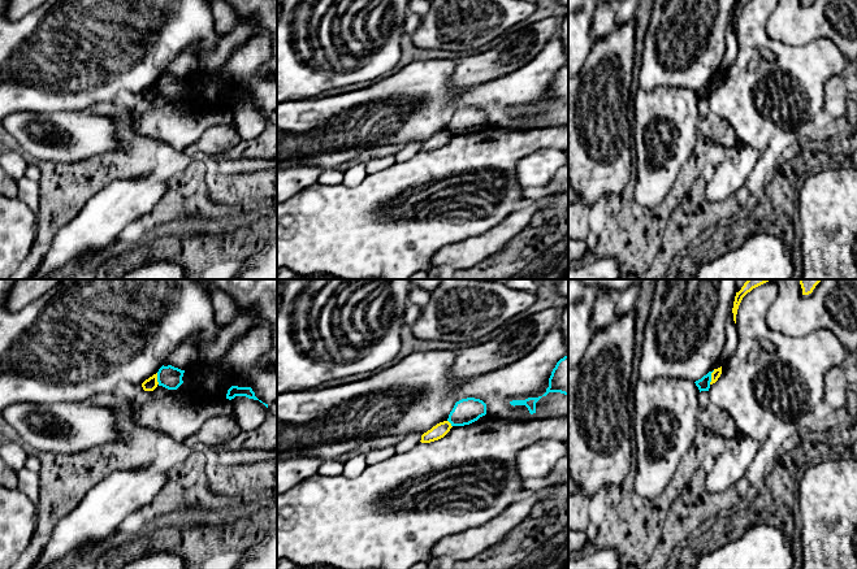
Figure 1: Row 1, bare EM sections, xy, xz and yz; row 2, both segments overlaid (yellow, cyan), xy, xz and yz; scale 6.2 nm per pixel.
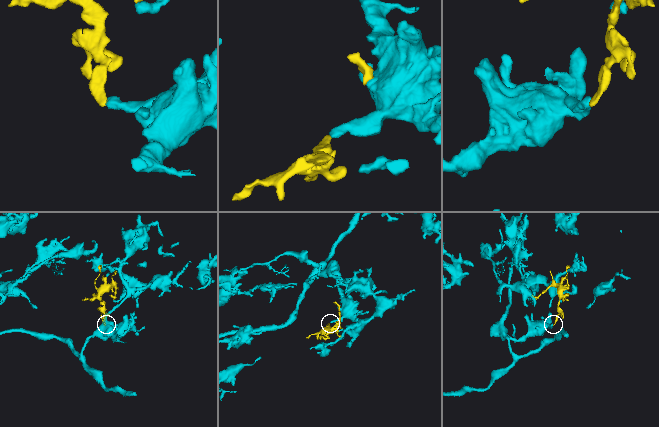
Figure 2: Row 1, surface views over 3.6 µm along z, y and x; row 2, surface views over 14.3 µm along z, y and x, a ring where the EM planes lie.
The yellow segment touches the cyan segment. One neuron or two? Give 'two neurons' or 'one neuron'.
two neurons

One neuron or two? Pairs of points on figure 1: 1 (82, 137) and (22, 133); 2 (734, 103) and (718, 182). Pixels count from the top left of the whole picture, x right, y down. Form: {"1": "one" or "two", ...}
{"1": "one", "2": "two"}

